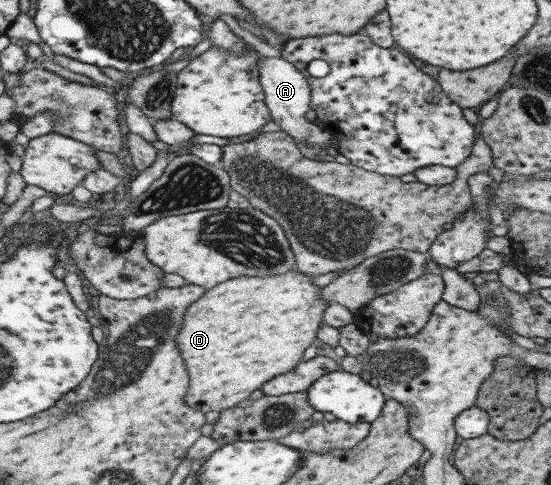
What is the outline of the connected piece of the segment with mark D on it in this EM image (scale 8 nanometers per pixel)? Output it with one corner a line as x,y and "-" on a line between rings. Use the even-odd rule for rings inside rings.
293,266
291,271
281,273
280,275
267,275
266,277
248,277
240,276
234,279
227,279
222,283
214,285
196,300
190,304
182,316
182,323
179,325
179,330
176,336
174,336
174,343
180,351
180,357
182,358
184,367
187,371
188,376
188,391
184,394
184,404
188,408
201,412
202,414
214,411
222,412
224,409
229,409
240,403
240,401
248,399
249,395
256,389
259,389
263,383
266,383
269,379
290,371
302,357
302,352
308,345
314,341
316,337
317,328
320,327
322,321
322,314
324,308
328,305
325,299
321,298
319,291
321,288
310,284
312,275
304,275
297,271
297,268

